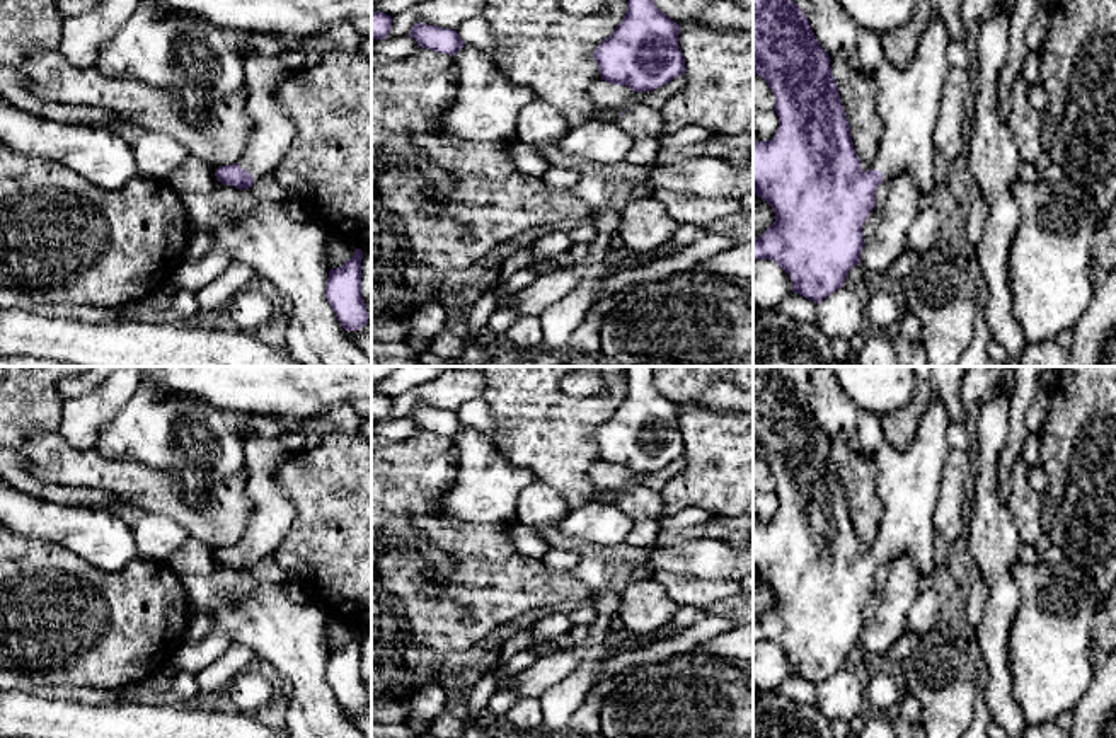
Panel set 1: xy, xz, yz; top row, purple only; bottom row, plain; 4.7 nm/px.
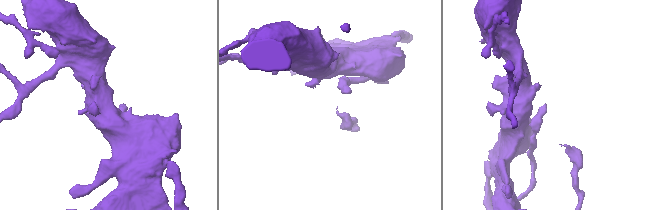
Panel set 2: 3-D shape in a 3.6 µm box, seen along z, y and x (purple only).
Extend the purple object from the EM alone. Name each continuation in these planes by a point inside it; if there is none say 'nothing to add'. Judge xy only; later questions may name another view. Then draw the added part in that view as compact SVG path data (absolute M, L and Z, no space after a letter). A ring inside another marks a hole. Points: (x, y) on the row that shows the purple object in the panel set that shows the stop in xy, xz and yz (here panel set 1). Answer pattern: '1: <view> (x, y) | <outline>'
1: xy (273, 133) | M245 55L242 61L244 85L247 87L245 106L254 130L247 136L239 164L257 182L276 169L296 136L290 114L273 95L276 87L291 75L291 70L281 63L279 56Z

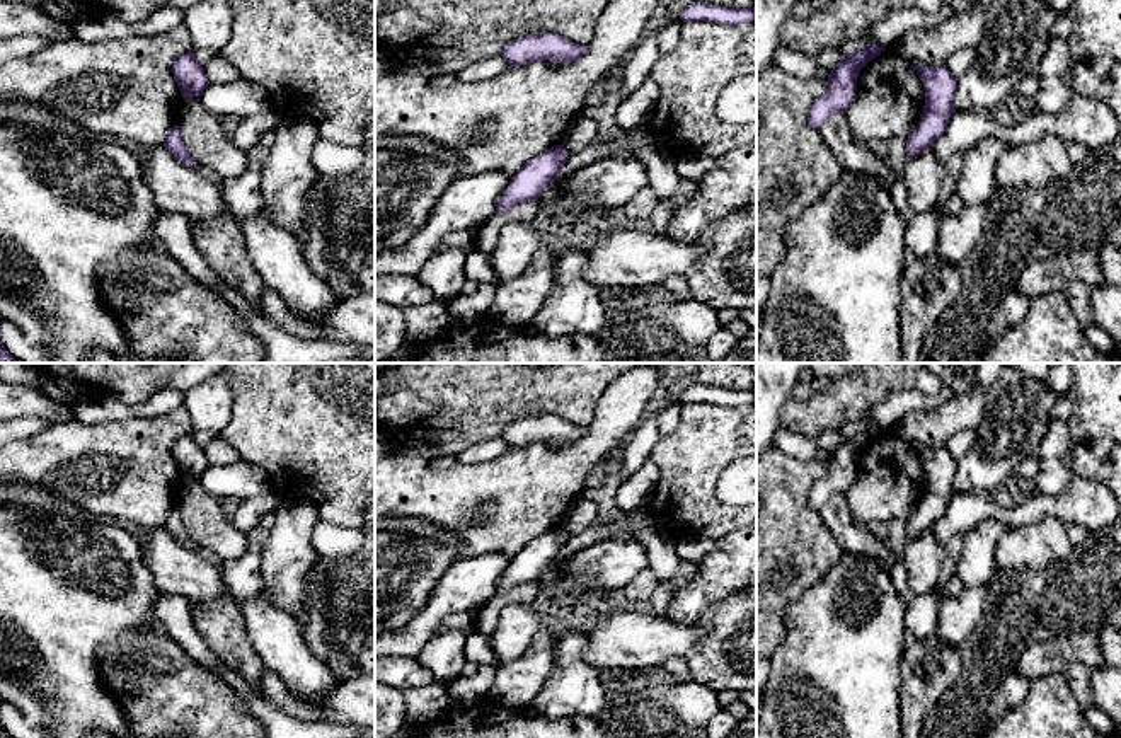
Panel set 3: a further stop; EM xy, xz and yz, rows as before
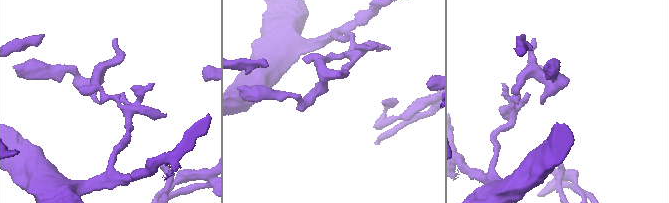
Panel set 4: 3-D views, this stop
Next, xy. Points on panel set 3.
nothing to add

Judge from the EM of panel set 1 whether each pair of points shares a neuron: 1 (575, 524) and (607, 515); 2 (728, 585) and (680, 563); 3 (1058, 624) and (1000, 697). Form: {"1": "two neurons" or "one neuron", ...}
{"1": "one neuron", "2": "two neurons", "3": "two neurons"}

